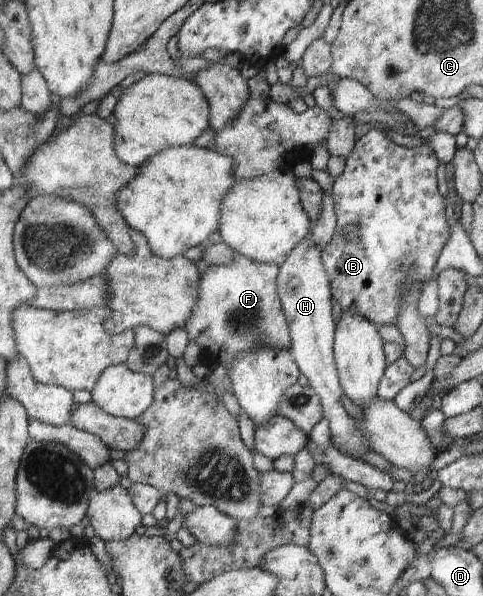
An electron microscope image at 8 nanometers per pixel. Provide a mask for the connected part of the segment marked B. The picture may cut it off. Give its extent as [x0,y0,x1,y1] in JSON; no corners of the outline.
[320,128,450,327]

